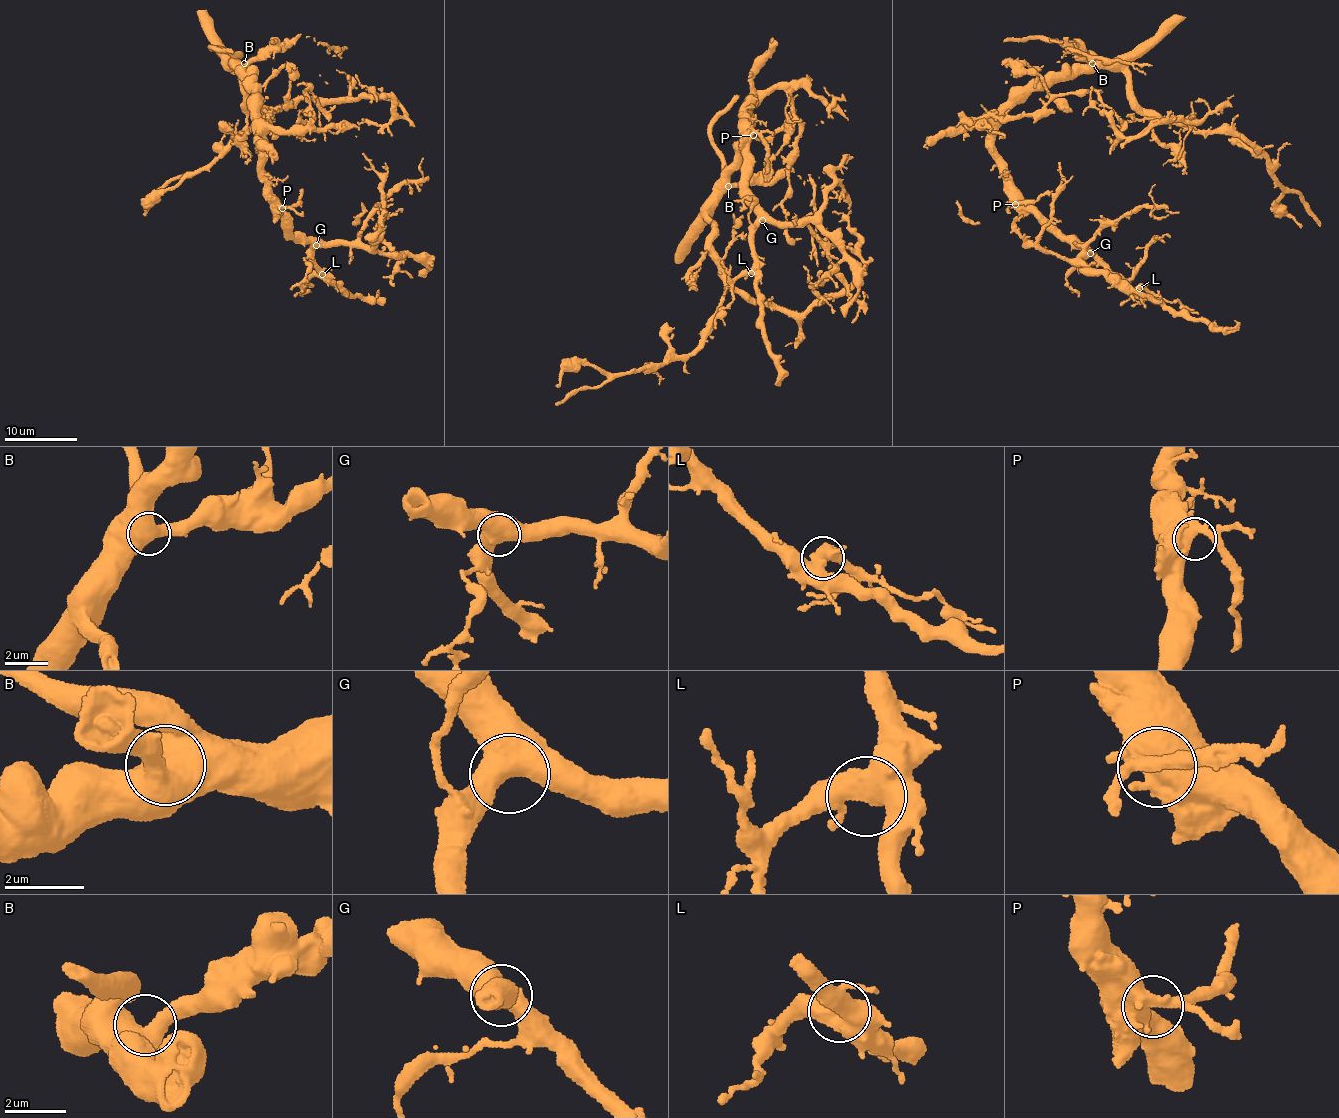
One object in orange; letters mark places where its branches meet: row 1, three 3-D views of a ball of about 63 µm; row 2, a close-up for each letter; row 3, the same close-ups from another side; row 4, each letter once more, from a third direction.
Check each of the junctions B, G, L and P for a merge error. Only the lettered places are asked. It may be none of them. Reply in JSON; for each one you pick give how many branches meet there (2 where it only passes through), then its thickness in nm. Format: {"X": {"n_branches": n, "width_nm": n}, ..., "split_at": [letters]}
{"split_at": []}

